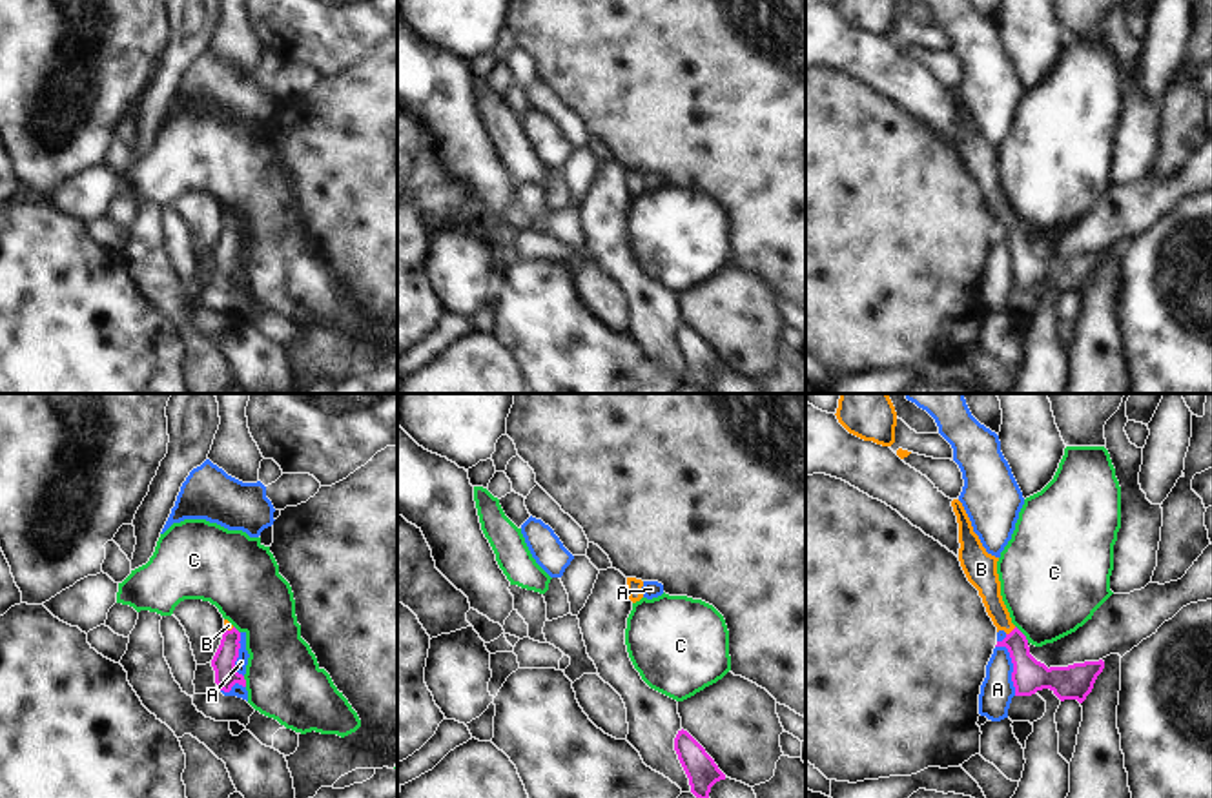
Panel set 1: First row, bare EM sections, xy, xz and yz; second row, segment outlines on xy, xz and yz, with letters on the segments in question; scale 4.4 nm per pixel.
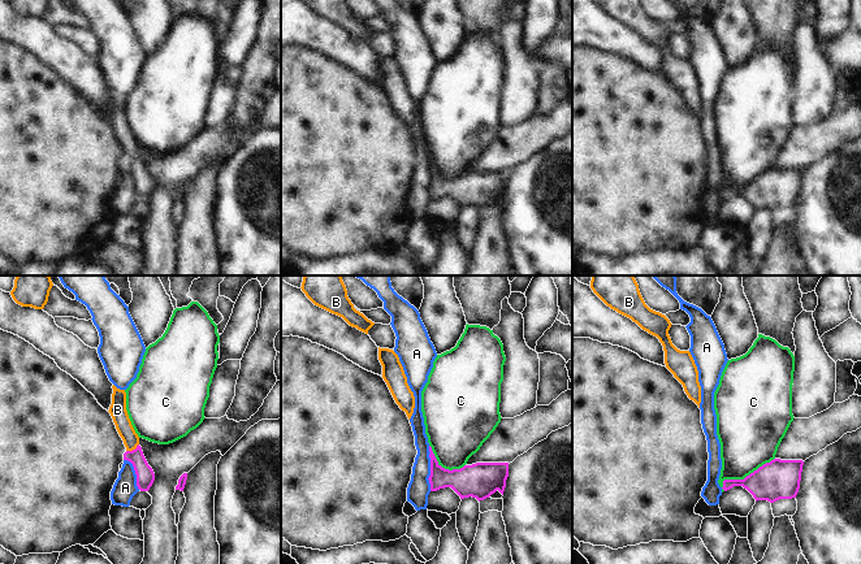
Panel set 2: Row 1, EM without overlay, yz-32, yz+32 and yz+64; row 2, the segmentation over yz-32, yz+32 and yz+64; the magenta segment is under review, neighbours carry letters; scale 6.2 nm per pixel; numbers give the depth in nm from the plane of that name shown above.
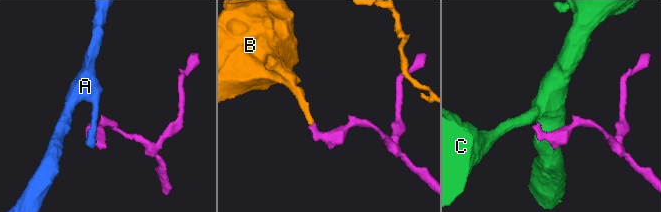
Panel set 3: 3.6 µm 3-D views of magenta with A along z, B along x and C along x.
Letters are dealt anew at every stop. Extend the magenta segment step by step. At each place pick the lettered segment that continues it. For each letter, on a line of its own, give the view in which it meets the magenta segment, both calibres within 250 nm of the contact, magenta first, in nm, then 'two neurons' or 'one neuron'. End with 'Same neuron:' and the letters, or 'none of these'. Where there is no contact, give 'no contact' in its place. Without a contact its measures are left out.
A: contact in yz; calibres 150 and 150 nm; two neurons
B: contact in yz; calibres 150 and 110 nm; one neuron
C: contact in yz; calibres 150 and 440 nm; two neurons
Same neuron: B

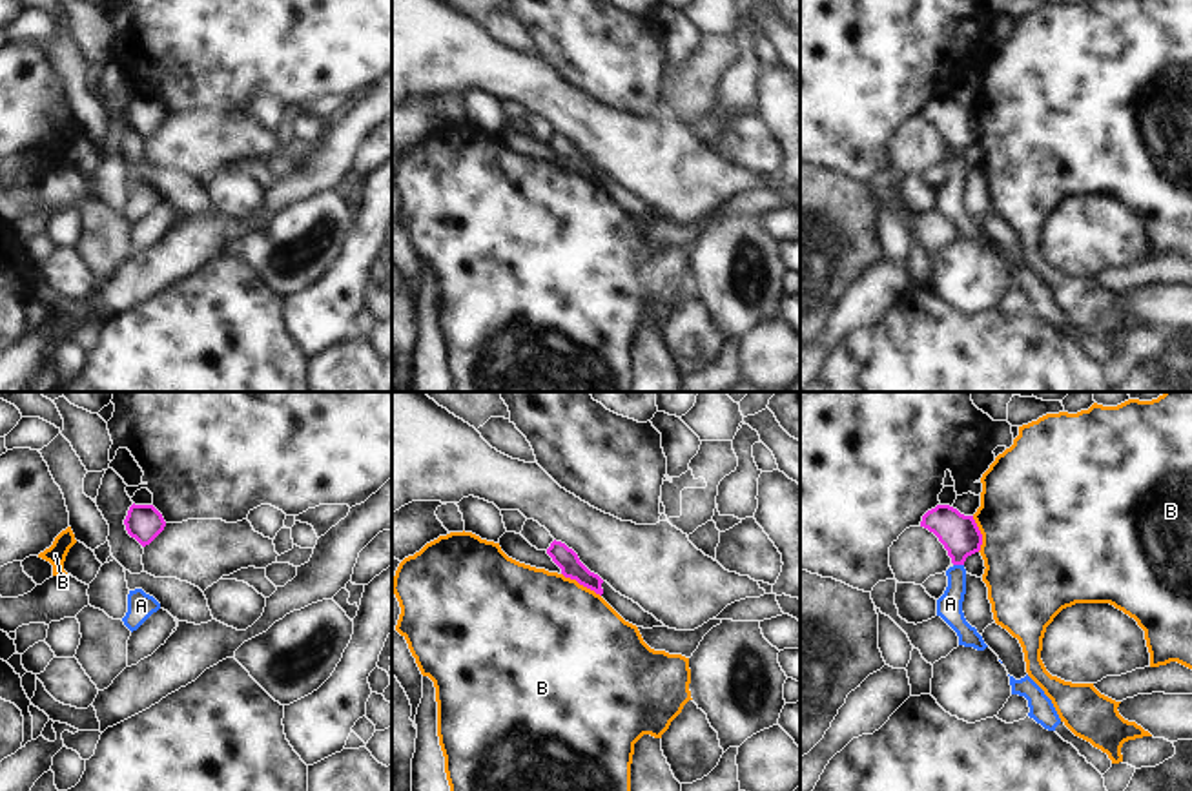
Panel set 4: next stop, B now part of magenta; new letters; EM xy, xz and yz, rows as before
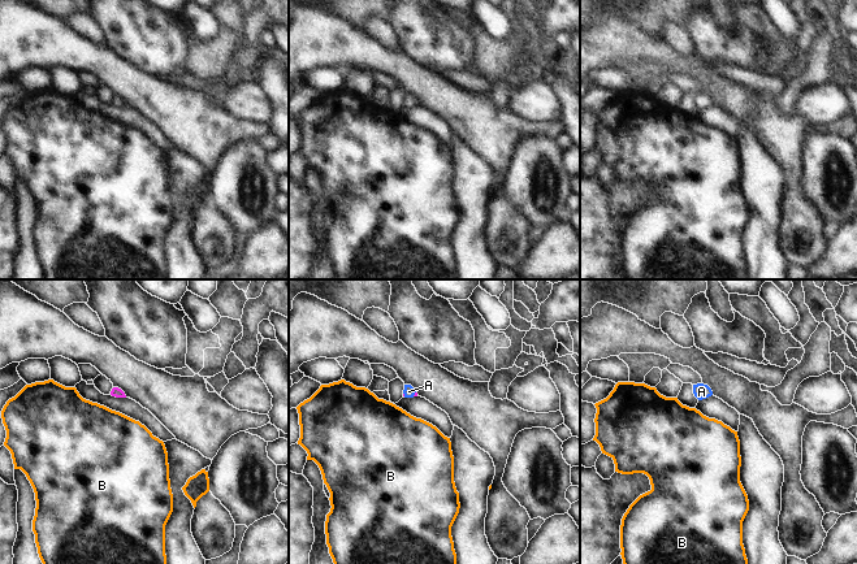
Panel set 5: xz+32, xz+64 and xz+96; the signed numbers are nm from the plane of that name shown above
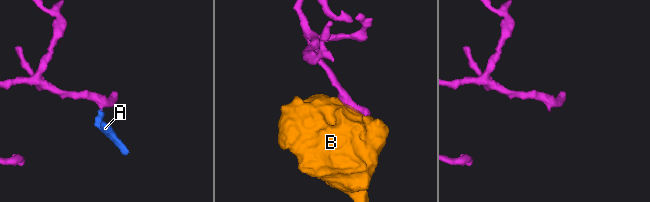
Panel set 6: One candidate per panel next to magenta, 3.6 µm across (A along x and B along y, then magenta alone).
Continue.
A: contact in yz; calibres 170 and 110 nm; one neuron
B: contact in xz; calibres 100 and 480 nm; two neurons
Same neuron: A

